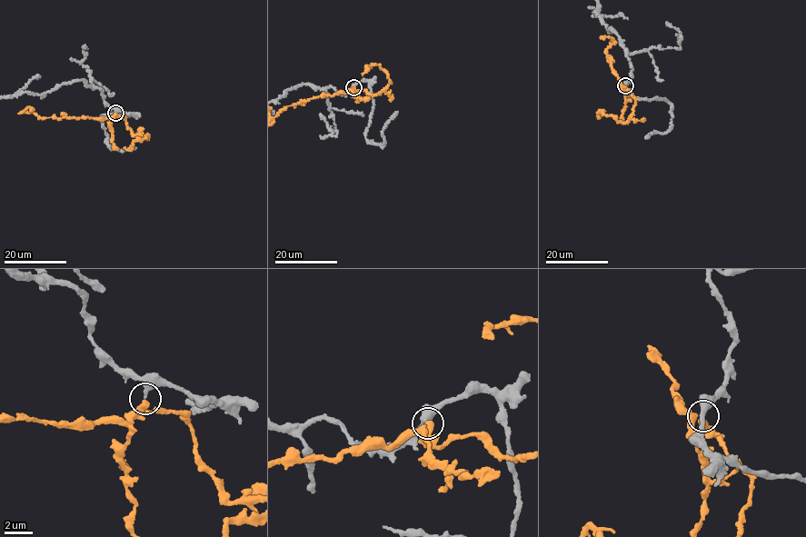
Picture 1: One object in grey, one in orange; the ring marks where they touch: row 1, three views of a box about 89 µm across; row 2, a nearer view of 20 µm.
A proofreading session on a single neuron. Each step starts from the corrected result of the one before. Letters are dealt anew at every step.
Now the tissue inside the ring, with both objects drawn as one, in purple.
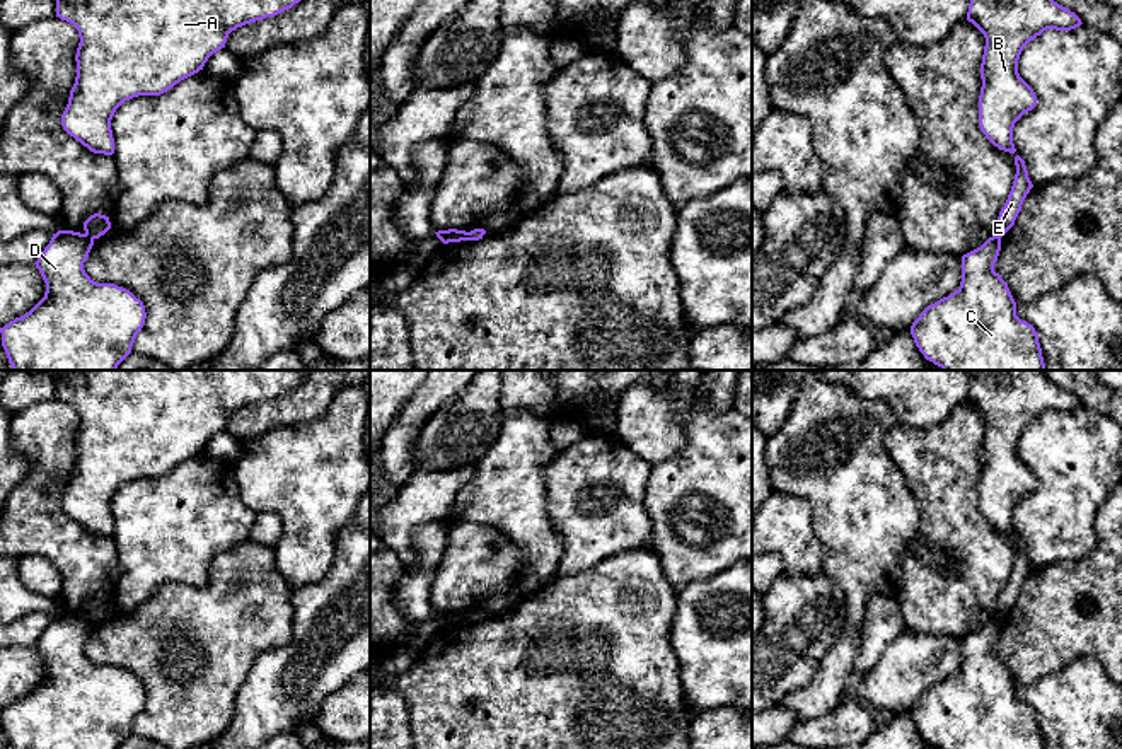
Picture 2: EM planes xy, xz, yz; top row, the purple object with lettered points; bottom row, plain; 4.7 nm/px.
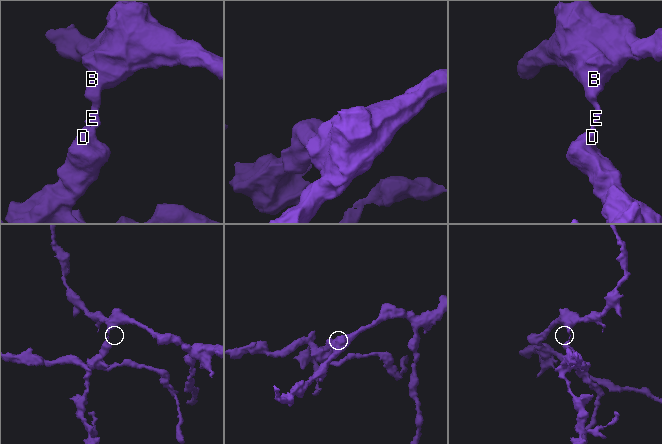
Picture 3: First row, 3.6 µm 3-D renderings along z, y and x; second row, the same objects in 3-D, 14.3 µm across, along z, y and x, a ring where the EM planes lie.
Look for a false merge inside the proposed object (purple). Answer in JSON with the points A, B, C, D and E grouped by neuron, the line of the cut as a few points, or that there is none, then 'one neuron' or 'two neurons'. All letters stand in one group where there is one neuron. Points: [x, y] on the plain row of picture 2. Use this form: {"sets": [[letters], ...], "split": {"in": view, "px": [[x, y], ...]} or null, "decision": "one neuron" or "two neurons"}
{"sets": [["A", "B", "E"], ["C", "D"]], "split": {"in": "xy", "px": [[84, 616], [92, 621]]}, "decision": "two neurons"}

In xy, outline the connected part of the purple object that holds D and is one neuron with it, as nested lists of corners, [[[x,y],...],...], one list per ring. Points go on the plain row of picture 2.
[[[58,613],[38,643],[46,674],[24,698],[3,710],[2,729],[12,749],[118,749],[130,735],[145,706],[145,688],[130,672],[97,665],[84,652],[94,621],[73,613]]]

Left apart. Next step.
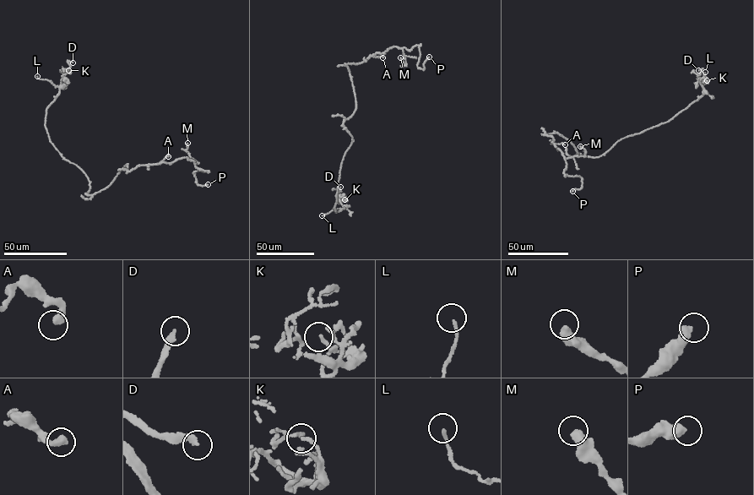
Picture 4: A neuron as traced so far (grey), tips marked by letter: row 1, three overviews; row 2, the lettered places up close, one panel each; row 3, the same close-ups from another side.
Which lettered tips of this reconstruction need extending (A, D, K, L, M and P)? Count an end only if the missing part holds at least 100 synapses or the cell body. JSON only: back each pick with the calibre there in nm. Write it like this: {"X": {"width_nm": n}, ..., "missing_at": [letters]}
{"D": {"width_nm": 260}, "missing_at": ["D"]}

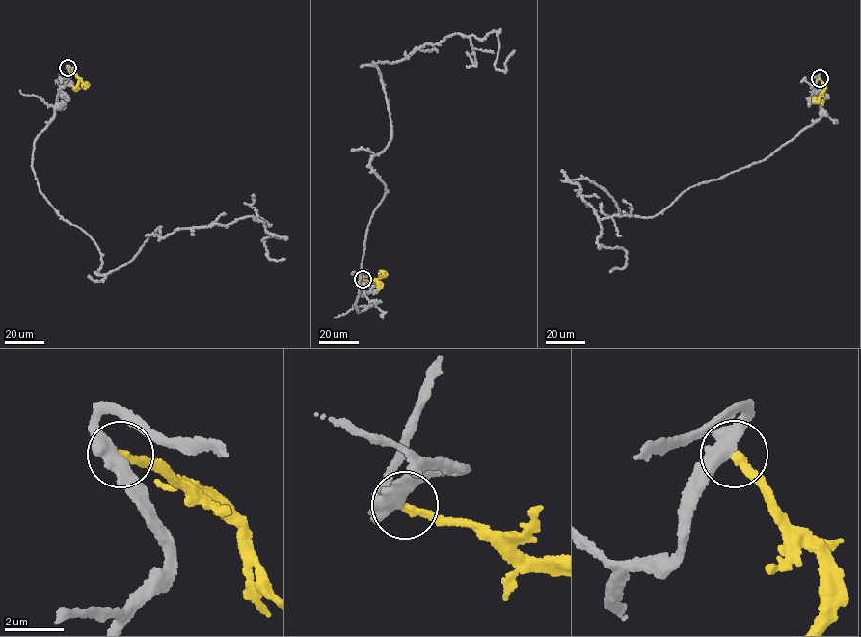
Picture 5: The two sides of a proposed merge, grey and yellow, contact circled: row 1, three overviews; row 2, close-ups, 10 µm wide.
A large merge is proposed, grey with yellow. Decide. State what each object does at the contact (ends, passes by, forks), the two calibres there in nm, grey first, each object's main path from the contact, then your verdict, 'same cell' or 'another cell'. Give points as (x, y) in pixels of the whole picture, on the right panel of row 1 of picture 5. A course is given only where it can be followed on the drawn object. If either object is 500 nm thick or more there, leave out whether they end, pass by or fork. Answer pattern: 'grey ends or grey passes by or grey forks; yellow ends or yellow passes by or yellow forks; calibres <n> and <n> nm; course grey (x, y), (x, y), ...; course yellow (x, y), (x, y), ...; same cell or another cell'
grey passes by; yellow ends; calibres 440 and 260 nm; course grey (820, 78), (811, 125), (653, 216), (566, 180), (598, 243), (627, 252), (610, 272); course yellow (820, 78), (824, 88), (822, 96), (816, 98), (821, 104), (823, 101); same cell

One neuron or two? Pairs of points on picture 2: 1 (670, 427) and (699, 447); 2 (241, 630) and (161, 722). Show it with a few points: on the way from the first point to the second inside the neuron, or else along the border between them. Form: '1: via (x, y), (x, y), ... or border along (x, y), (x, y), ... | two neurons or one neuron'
1: border along (693, 398), (686, 441), (667, 458), (655, 463) | two neurons
2: via (219, 652), (212, 659), (212, 667), (183, 700) | one neuron

